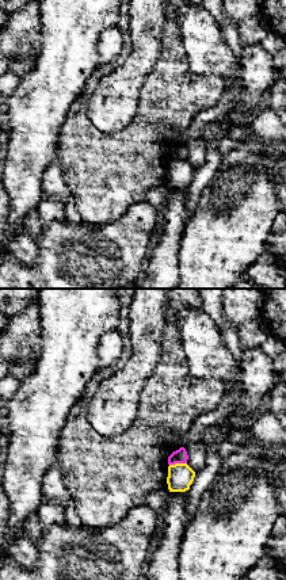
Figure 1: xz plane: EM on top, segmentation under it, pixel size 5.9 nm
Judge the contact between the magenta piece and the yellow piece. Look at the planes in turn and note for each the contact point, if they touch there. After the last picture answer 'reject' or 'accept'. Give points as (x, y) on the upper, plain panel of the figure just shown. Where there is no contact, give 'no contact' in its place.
meets magenta at (178, 159)

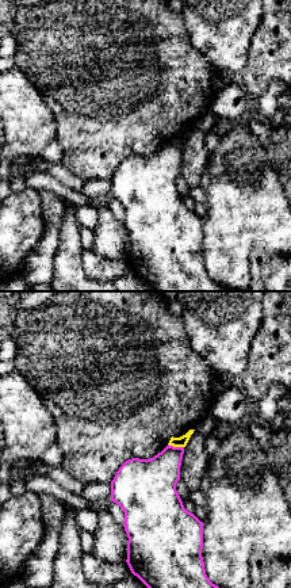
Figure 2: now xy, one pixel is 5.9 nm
meets magenta at (176, 144)

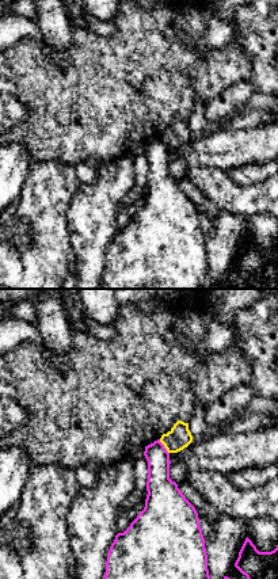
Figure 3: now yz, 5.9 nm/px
meets magenta at (163, 143)

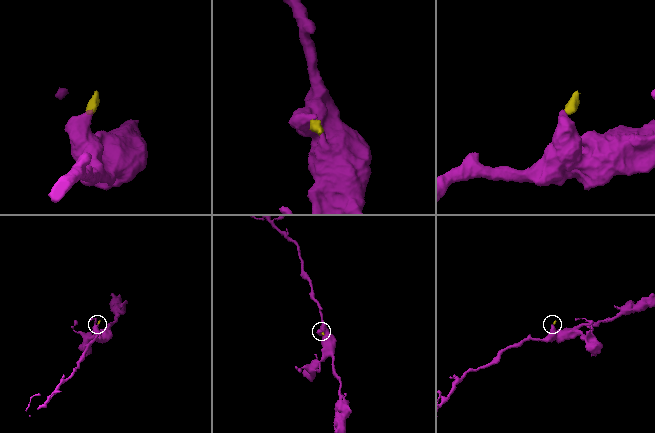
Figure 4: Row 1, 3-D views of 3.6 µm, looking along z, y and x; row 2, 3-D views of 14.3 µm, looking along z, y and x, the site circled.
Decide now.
reject

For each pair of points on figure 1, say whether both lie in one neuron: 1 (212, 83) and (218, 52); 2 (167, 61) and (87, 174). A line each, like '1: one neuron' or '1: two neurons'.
1: two neurons
2: one neuron

